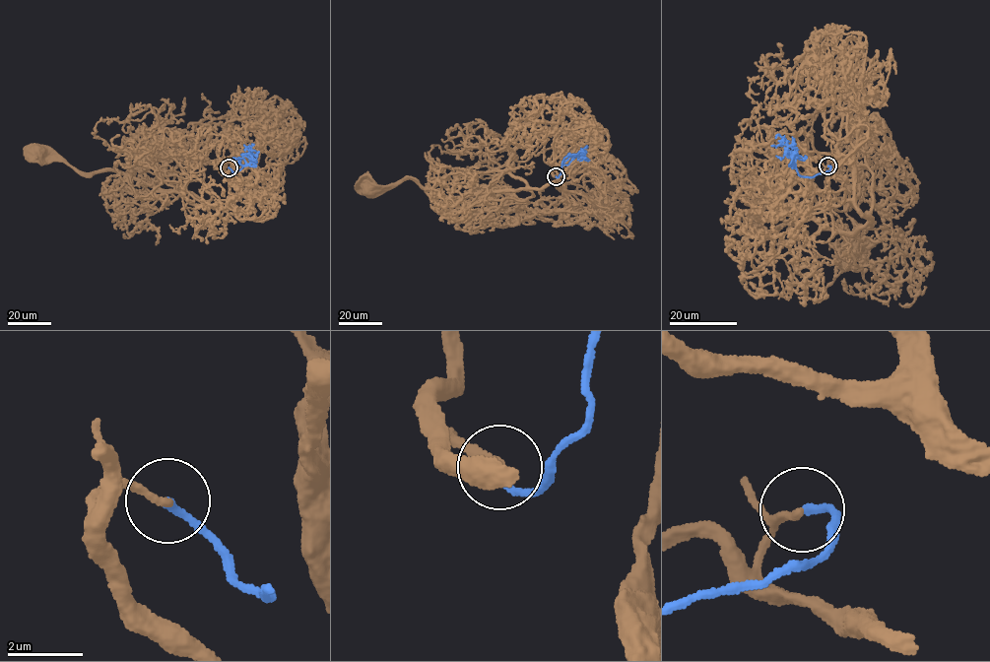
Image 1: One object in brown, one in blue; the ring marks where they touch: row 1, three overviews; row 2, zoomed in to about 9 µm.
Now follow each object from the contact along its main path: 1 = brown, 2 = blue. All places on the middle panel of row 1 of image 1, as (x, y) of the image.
1: (556, 175), (552, 173), (560, 185), (557, 180), (541, 188), (463, 197), (424, 190), (411, 178), (368, 187)
2: (556, 175), (560, 173), (564, 158), (581, 155), (585, 150)

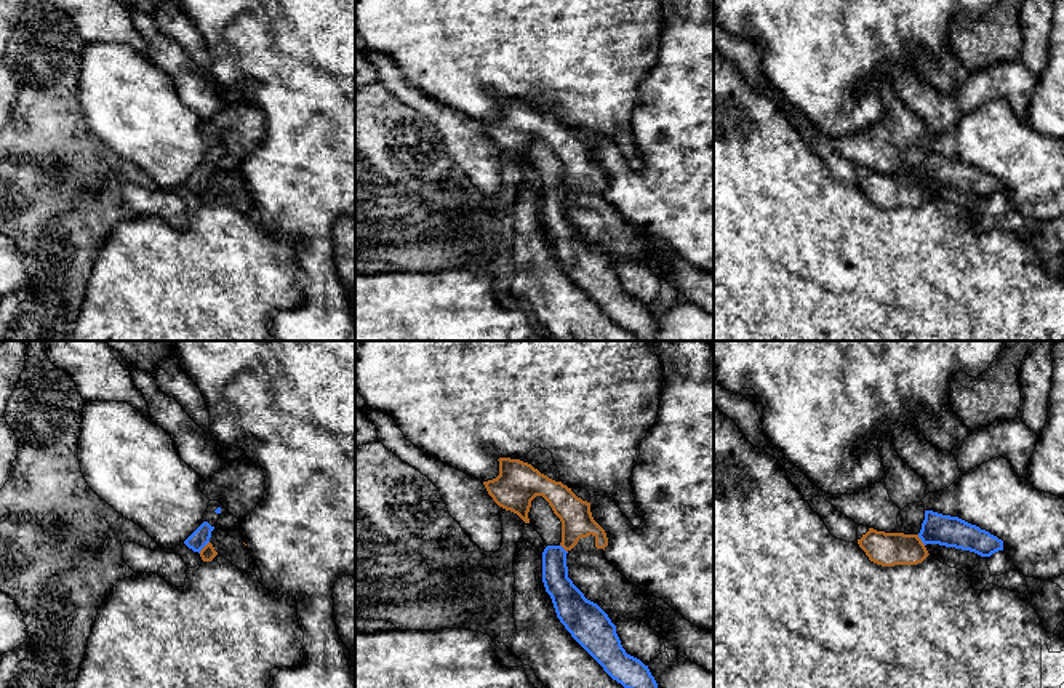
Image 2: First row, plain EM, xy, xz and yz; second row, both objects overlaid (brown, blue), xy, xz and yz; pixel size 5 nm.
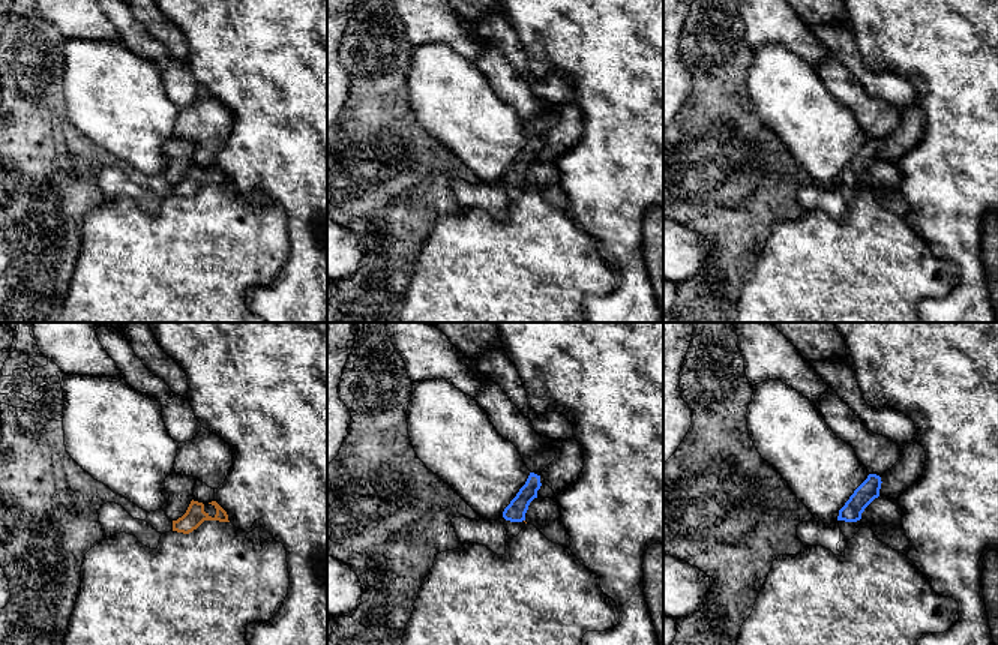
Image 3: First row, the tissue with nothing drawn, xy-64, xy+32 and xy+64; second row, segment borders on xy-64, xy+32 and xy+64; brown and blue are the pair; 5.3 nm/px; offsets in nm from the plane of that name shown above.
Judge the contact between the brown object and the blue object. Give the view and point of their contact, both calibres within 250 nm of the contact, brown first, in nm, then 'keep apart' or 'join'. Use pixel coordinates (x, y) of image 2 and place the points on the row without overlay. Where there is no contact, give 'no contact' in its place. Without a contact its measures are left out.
xy (204, 189) | 70/90 nm | keep apart

